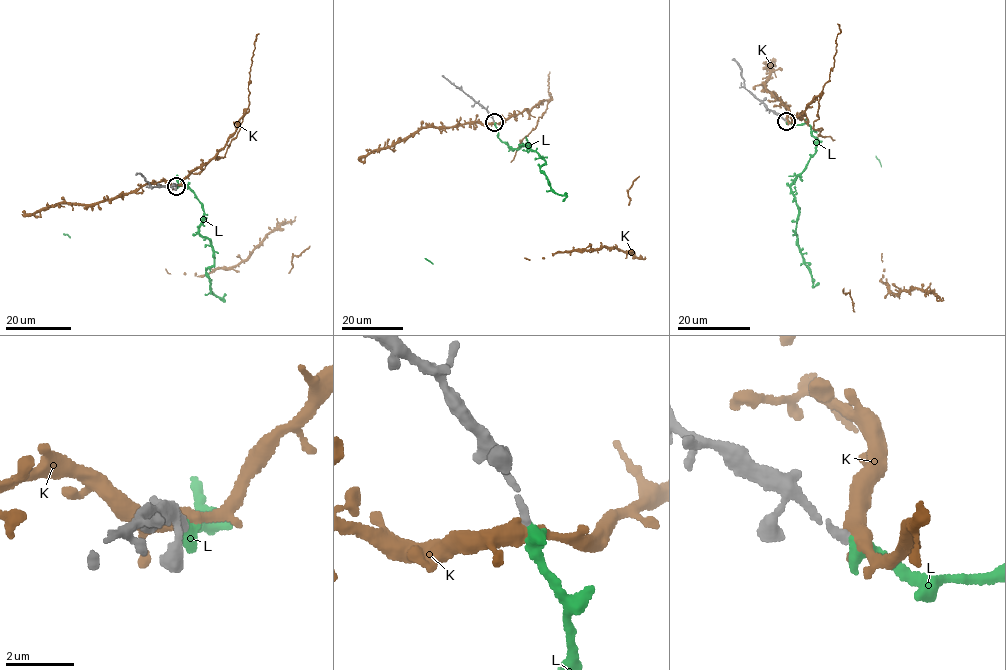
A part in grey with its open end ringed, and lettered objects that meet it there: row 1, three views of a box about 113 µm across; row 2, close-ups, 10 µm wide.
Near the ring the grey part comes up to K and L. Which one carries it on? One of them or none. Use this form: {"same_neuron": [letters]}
{"same_neuron": ["L"]}

